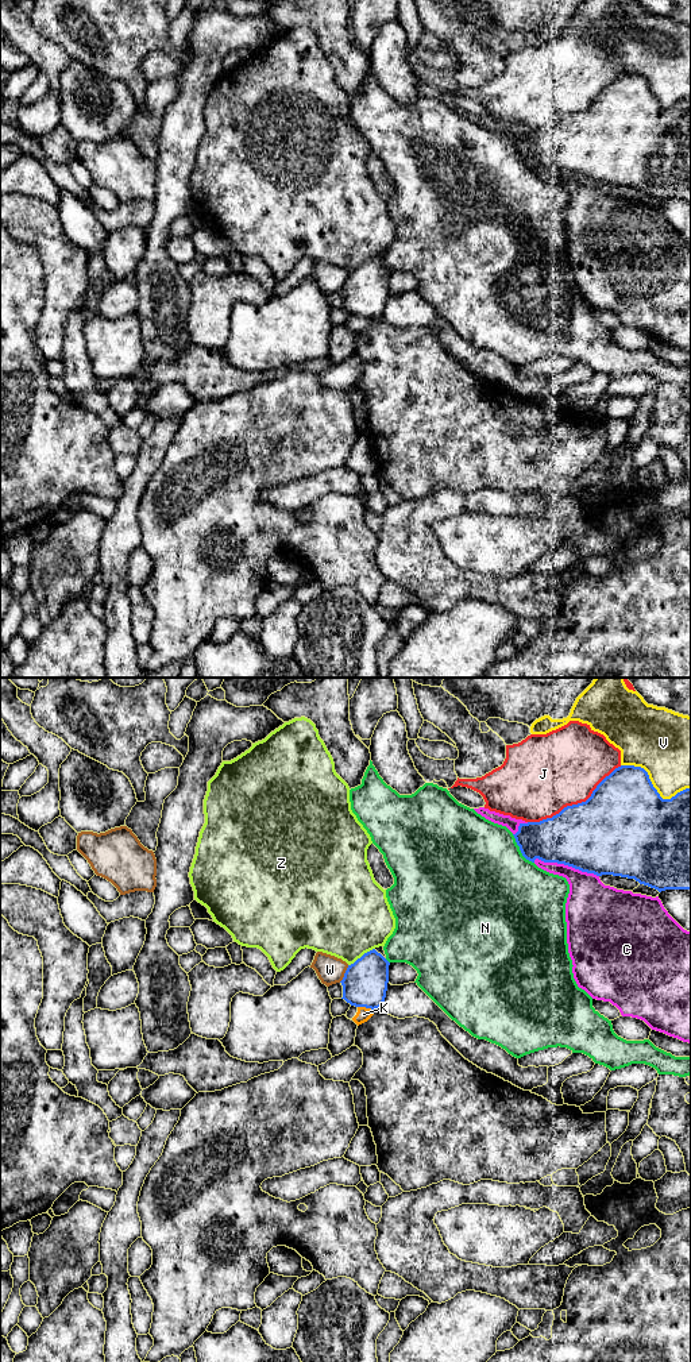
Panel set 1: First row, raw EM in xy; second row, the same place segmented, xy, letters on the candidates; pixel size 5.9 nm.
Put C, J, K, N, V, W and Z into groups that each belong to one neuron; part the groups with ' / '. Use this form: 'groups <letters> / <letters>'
groups C / J / K / N / V / W / Z

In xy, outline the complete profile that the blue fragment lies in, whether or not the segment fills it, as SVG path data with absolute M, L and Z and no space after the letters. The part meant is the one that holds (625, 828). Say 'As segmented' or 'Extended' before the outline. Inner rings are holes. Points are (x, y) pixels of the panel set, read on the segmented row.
As segmented. M621 765L582 803L540 822L520 823L513 834L522 856L557 863L597 876L634 879L657 890L691 890L691 788L663 799L641 767Z

